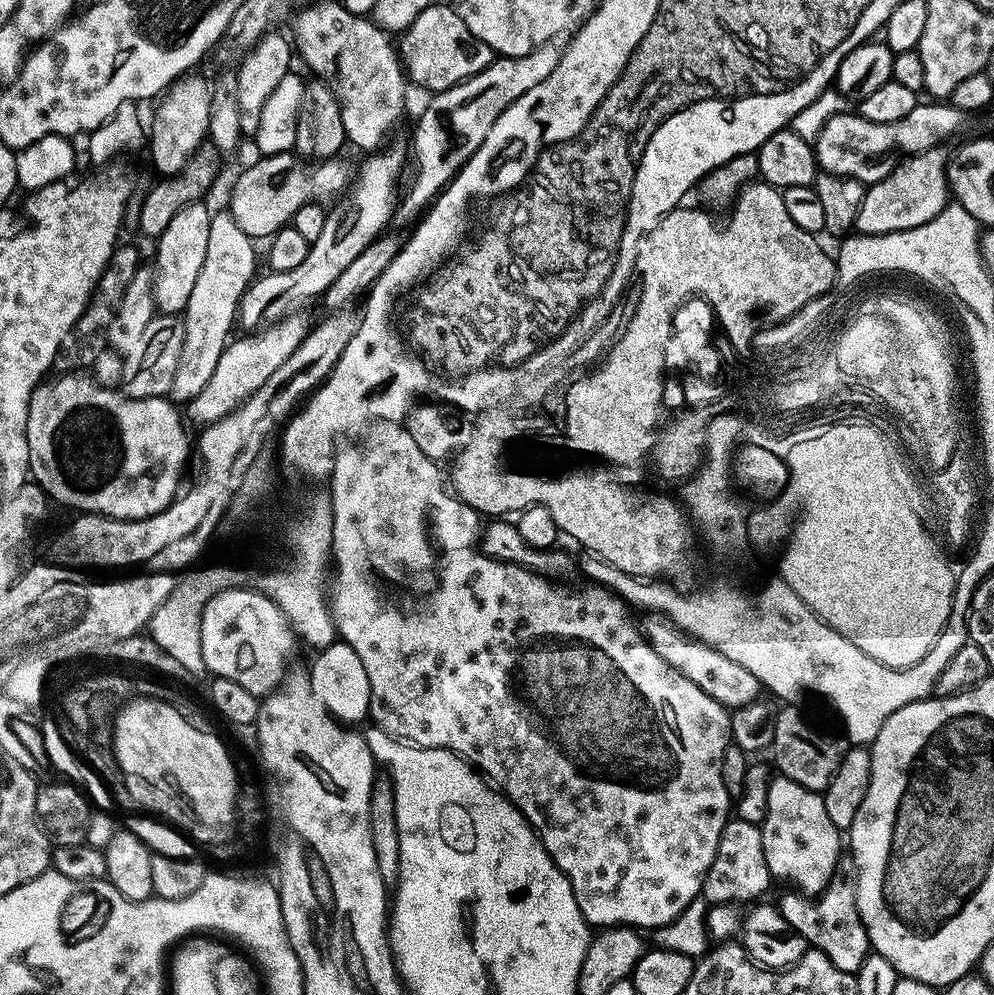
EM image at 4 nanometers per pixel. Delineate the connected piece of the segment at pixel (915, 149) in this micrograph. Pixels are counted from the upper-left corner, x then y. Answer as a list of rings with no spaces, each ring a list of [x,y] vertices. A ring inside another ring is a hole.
[[[921,103],[902,122],[893,124],[875,124],[859,114],[836,115],[814,143],[819,167],[832,176],[857,180],[865,186],[882,182],[905,158],[941,147],[943,140],[950,139],[963,126],[965,113],[951,103],[928,103],[932,104]]]

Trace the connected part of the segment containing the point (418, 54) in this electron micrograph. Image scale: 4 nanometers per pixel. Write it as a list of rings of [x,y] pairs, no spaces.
[[[437,2],[398,40],[398,55],[407,79],[415,87],[417,84],[420,88],[429,88],[429,93],[432,94],[444,92],[444,84],[452,84],[456,76],[464,76],[464,68],[468,68],[468,48],[472,48],[472,40],[468,40],[468,32],[460,28],[463,18],[456,20],[459,11],[452,16],[455,10],[455,7],[444,5],[444,2]]]

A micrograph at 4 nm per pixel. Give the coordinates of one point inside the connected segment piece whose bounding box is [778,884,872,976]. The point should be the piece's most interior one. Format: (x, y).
(834, 927)

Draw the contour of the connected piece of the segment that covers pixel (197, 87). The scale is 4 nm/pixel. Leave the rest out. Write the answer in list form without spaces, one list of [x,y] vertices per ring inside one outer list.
[[[188,82],[177,83],[163,97],[164,105],[152,124],[152,164],[164,178],[175,178],[184,171],[192,157],[203,149],[200,147],[206,144],[211,130],[211,87],[208,84],[184,83]]]

